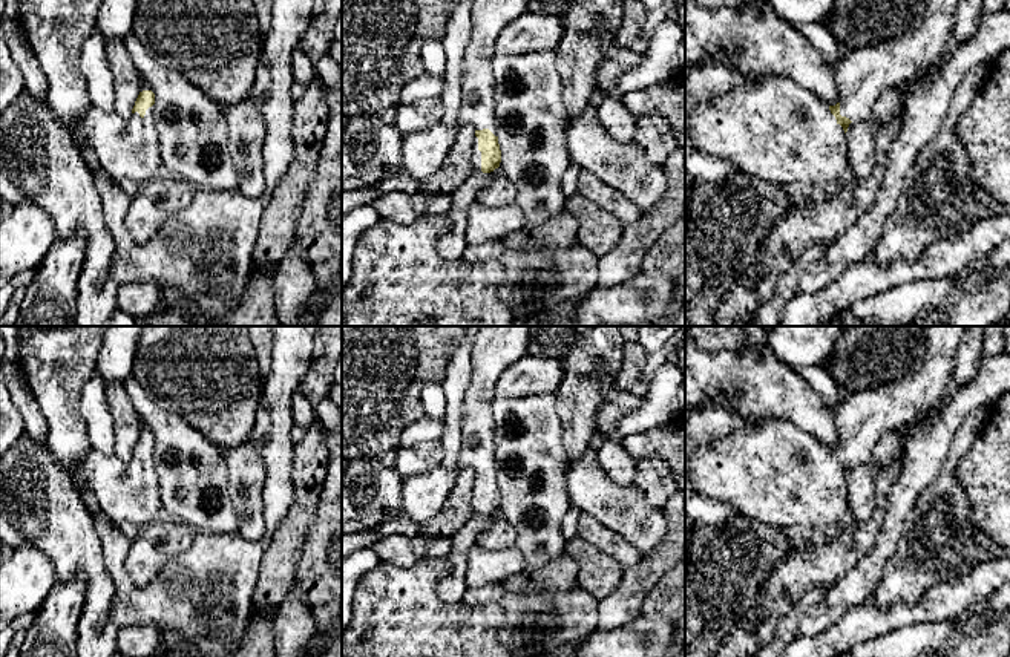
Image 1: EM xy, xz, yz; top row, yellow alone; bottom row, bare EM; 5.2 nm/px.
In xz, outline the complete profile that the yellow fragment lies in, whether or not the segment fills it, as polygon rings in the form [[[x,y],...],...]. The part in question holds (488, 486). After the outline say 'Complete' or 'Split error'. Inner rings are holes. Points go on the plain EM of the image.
[[[481,326],[474,337],[471,383],[461,404],[461,450],[454,470],[438,467],[405,479],[402,510],[411,522],[435,516],[463,469],[475,472],[472,505],[490,516],[500,510],[495,418],[492,404],[500,375],[527,354],[530,326]]]. Split error

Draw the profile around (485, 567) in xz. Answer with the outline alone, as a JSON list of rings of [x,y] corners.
[[[474,544],[467,551],[467,588],[503,583],[524,570],[524,557],[518,547],[489,550]]]

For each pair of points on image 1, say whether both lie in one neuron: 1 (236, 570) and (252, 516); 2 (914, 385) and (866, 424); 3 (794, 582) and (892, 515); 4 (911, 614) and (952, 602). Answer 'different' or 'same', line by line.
1: different
2: same
3: different
4: same

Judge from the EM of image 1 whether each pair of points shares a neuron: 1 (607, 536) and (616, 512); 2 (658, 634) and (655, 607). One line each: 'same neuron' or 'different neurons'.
1: different neurons
2: different neurons

